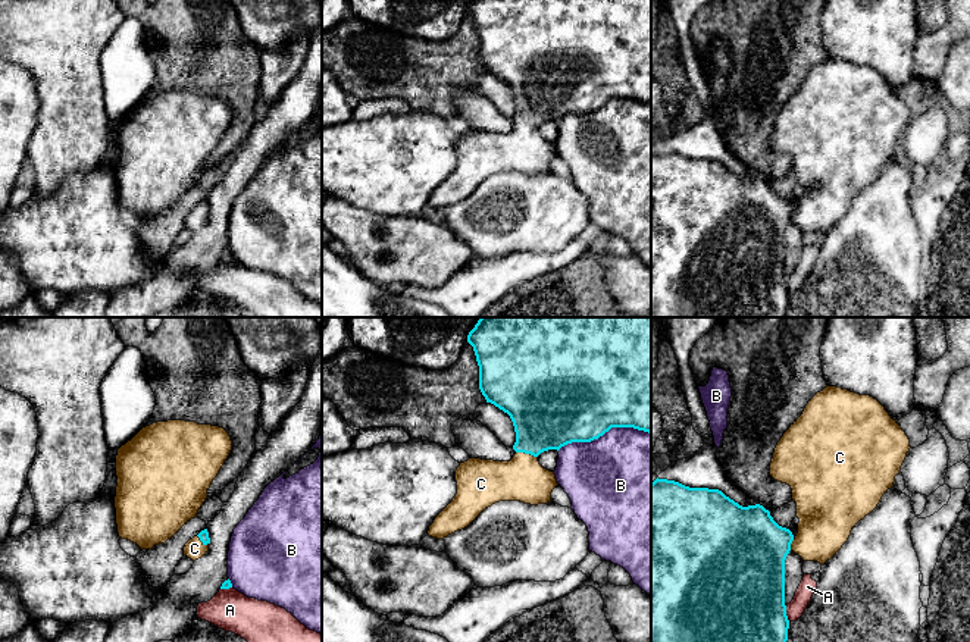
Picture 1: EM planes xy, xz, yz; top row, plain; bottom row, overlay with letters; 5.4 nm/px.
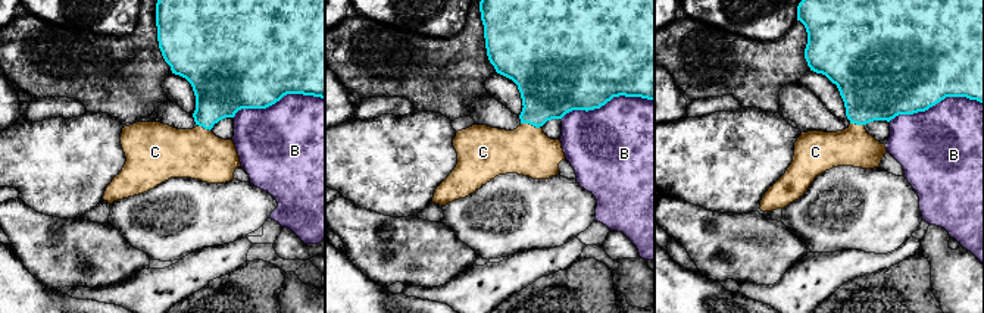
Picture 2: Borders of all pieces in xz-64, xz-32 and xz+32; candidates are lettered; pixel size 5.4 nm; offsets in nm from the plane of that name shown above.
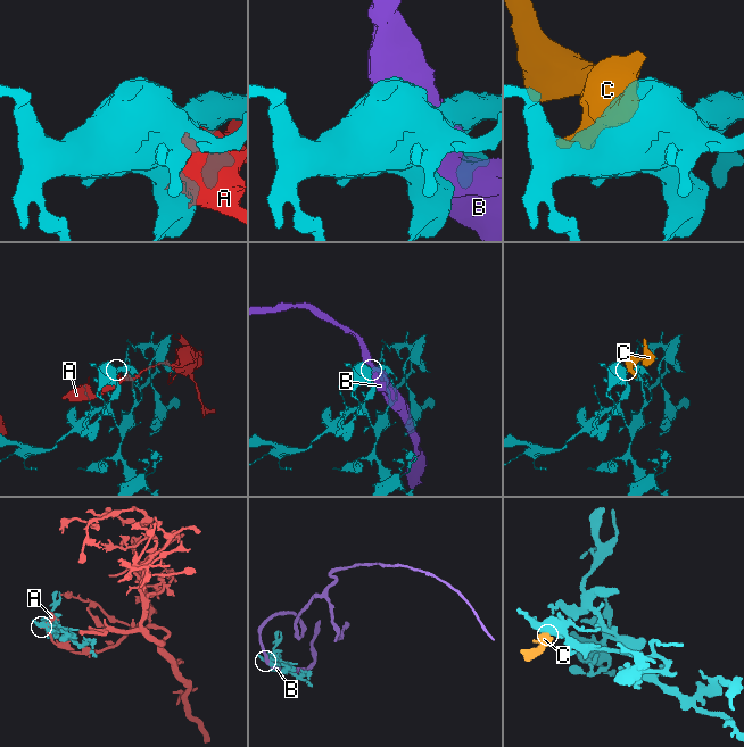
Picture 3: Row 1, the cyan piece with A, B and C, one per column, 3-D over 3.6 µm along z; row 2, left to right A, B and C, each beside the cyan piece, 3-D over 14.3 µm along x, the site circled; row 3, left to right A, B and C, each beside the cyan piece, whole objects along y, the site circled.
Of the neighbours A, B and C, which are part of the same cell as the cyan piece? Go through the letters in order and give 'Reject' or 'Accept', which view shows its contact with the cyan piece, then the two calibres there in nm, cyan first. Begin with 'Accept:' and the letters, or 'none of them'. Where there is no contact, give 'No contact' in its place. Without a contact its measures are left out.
Accept: C
A: Reject. Touches cyan in yz. Thickness 500 nm (cyan) against 90 nm
B: Reject. Touches cyan in xz. Thickness 500 nm (cyan) against 480 nm
C: Accept. Touches cyan in xz. Thickness 400 nm (cyan) against 240 nm

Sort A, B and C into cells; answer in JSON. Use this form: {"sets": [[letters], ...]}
{"sets": [["A"], ["B"], ["C"]]}

